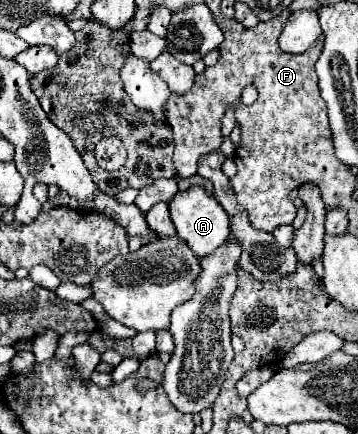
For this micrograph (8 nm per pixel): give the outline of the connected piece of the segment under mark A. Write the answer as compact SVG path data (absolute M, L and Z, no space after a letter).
M194 186L194 188L188 188L186 192L178 192L170 200L170 216L172 216L172 222L176 226L178 238L182 238L198 258L212 254L218 246L228 242L228 236L230 236L228 214L212 196L208 196L204 192L204 188Z

